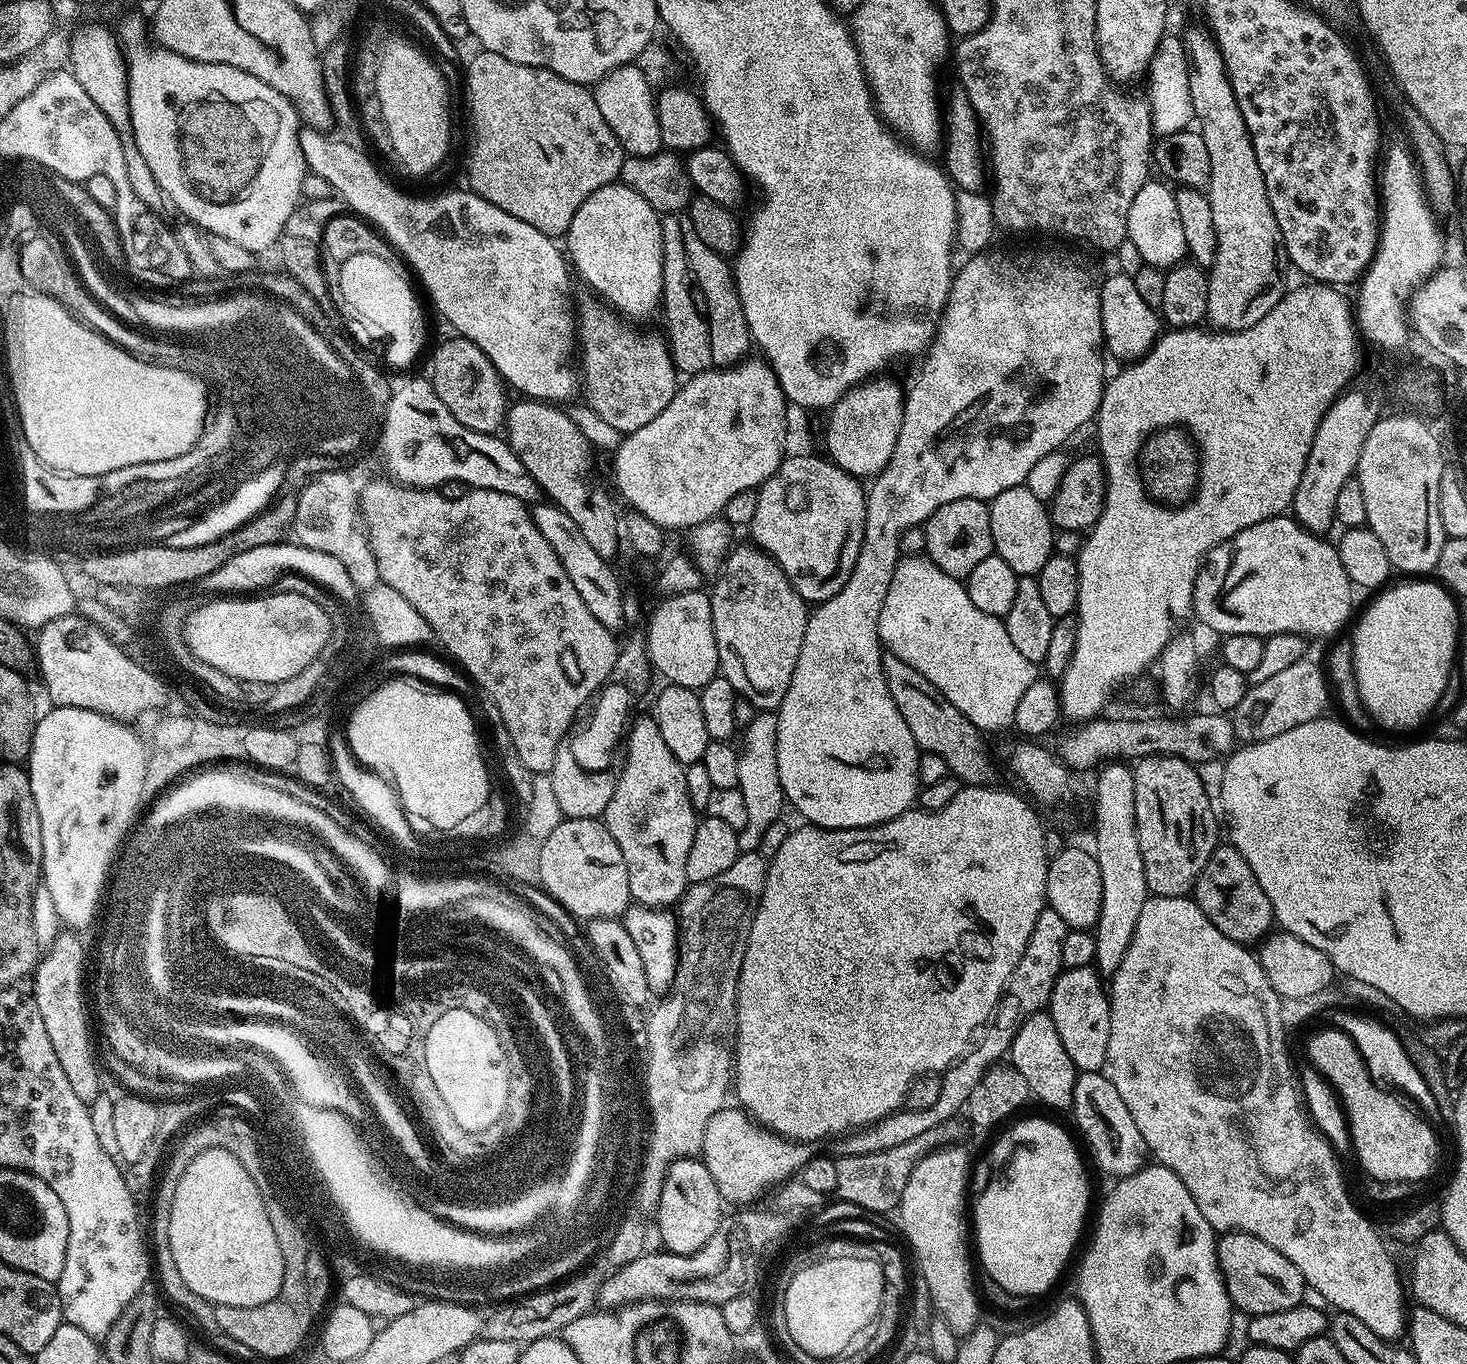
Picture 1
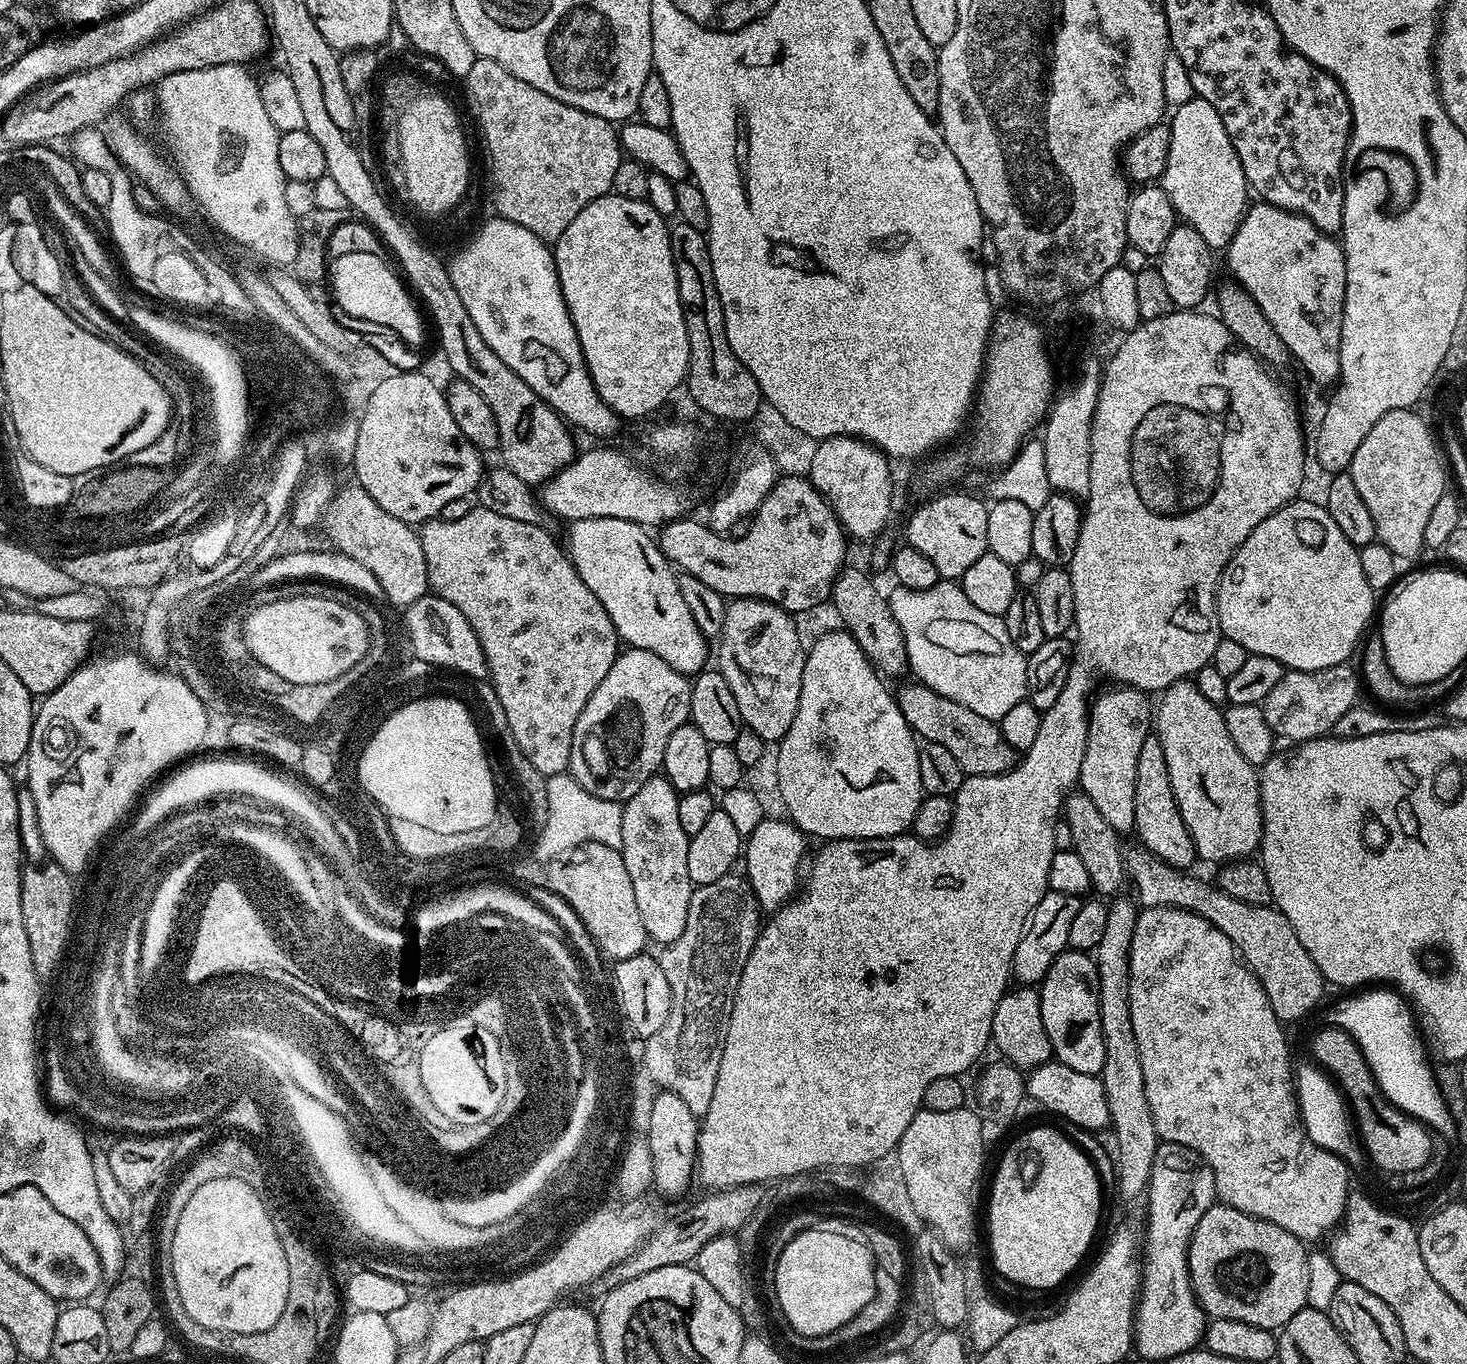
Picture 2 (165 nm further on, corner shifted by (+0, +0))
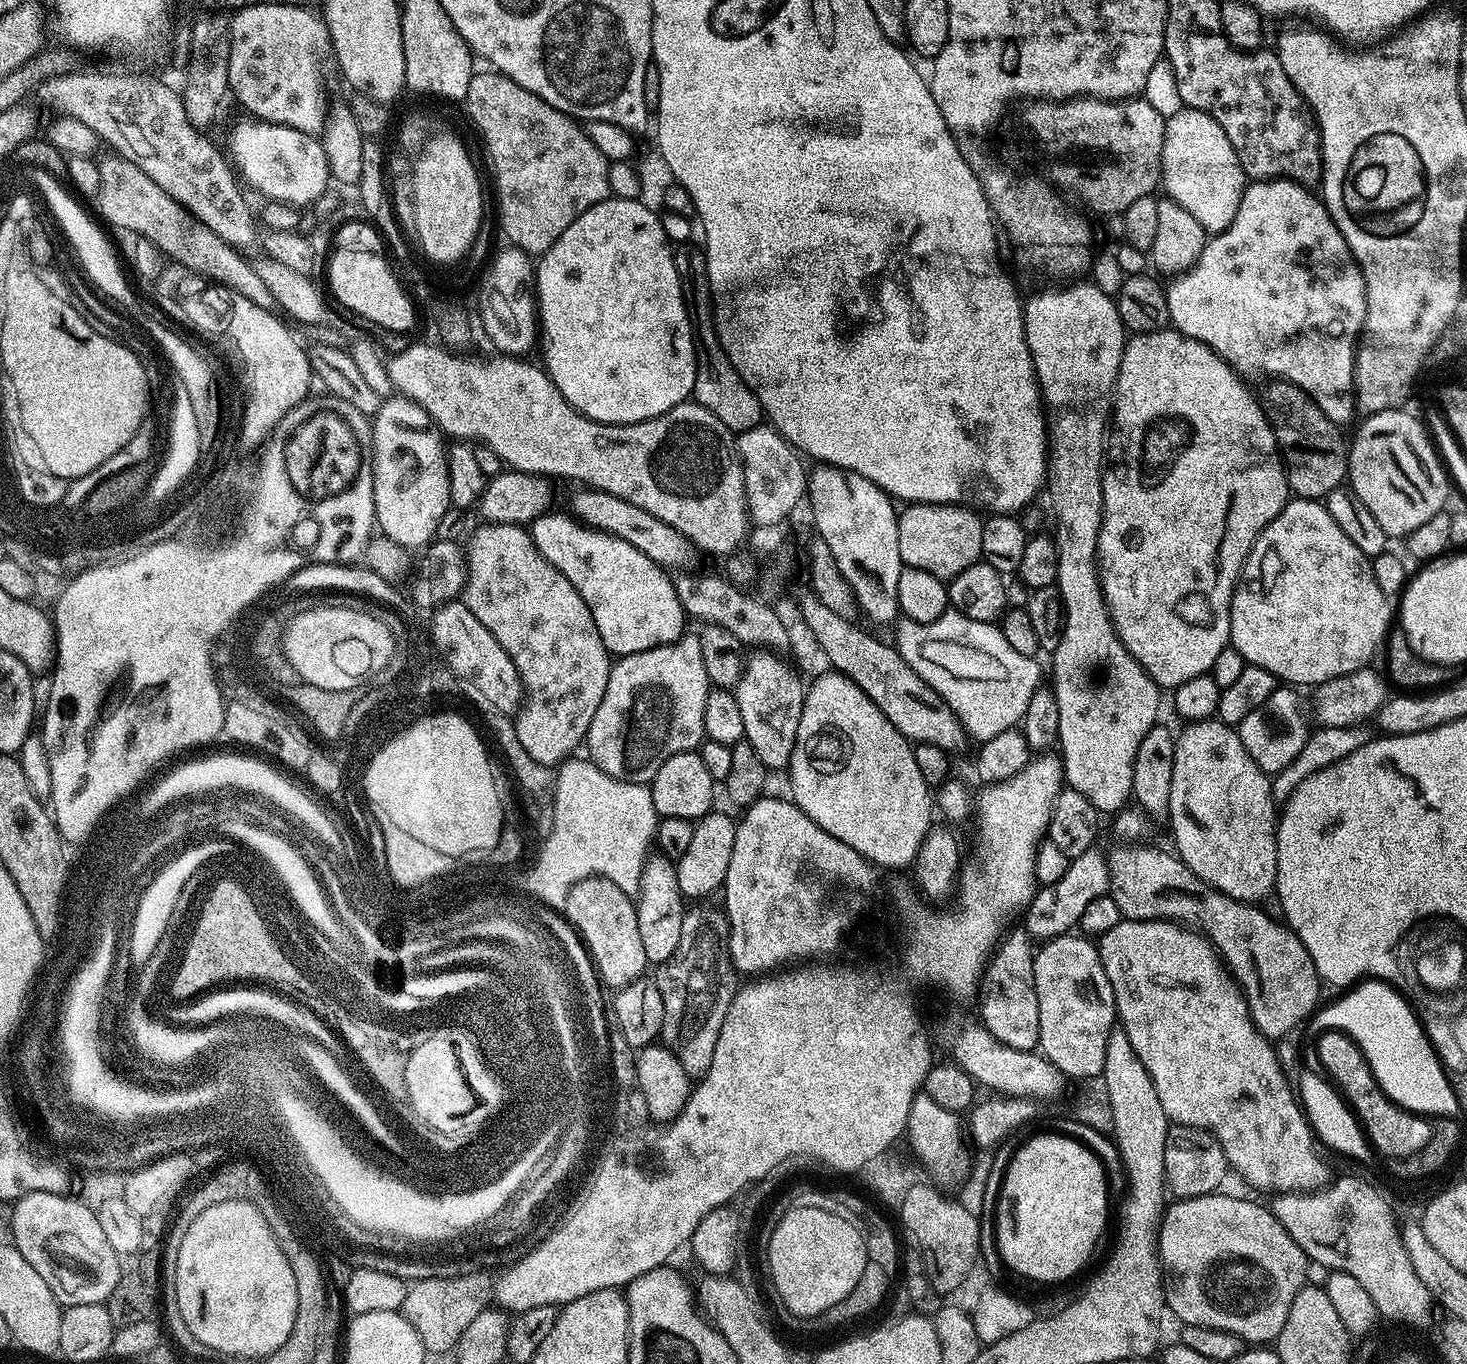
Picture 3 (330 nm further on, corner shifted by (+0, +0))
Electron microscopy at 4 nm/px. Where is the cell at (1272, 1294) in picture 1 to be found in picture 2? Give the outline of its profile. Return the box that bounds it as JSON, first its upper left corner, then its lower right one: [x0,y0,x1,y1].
[1188,1203,1311,1330]

